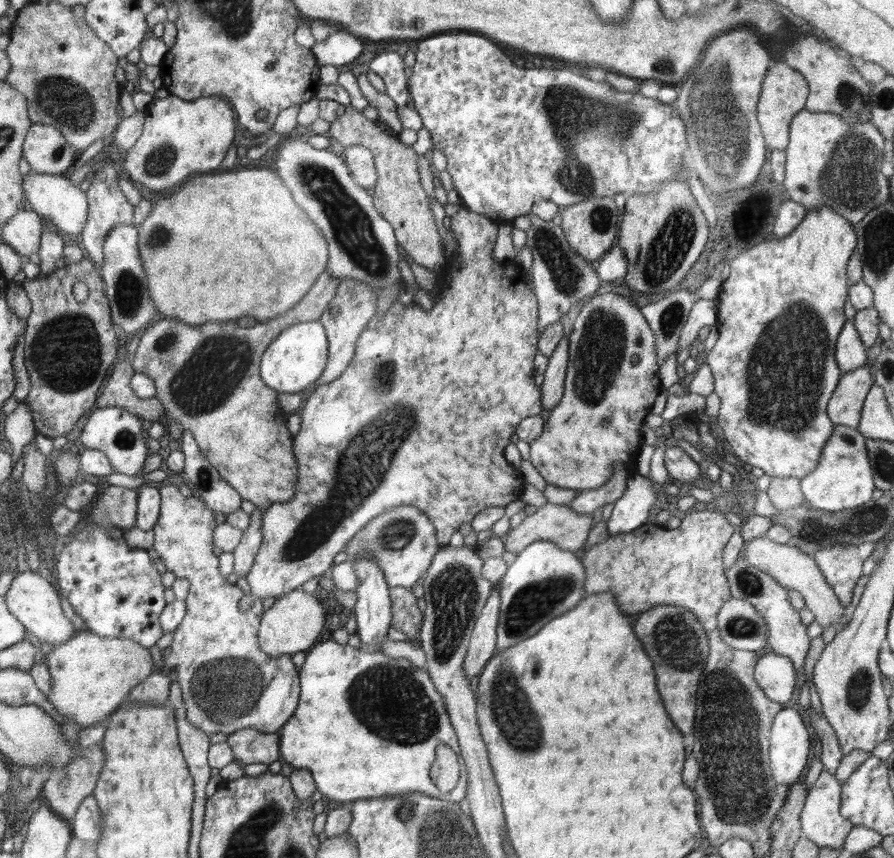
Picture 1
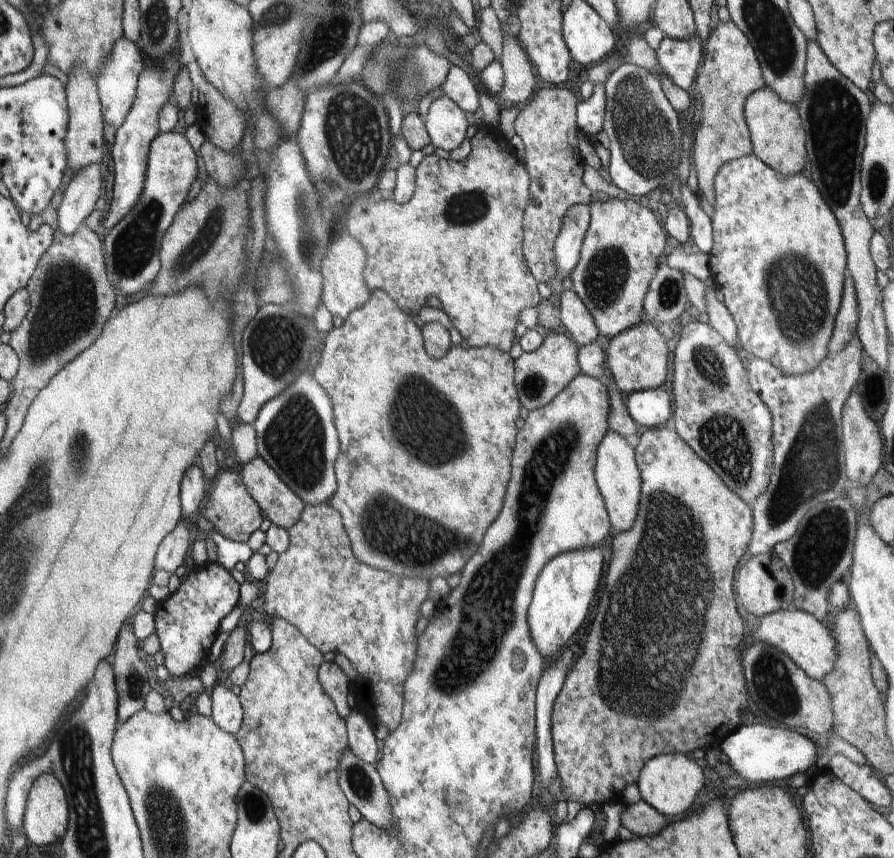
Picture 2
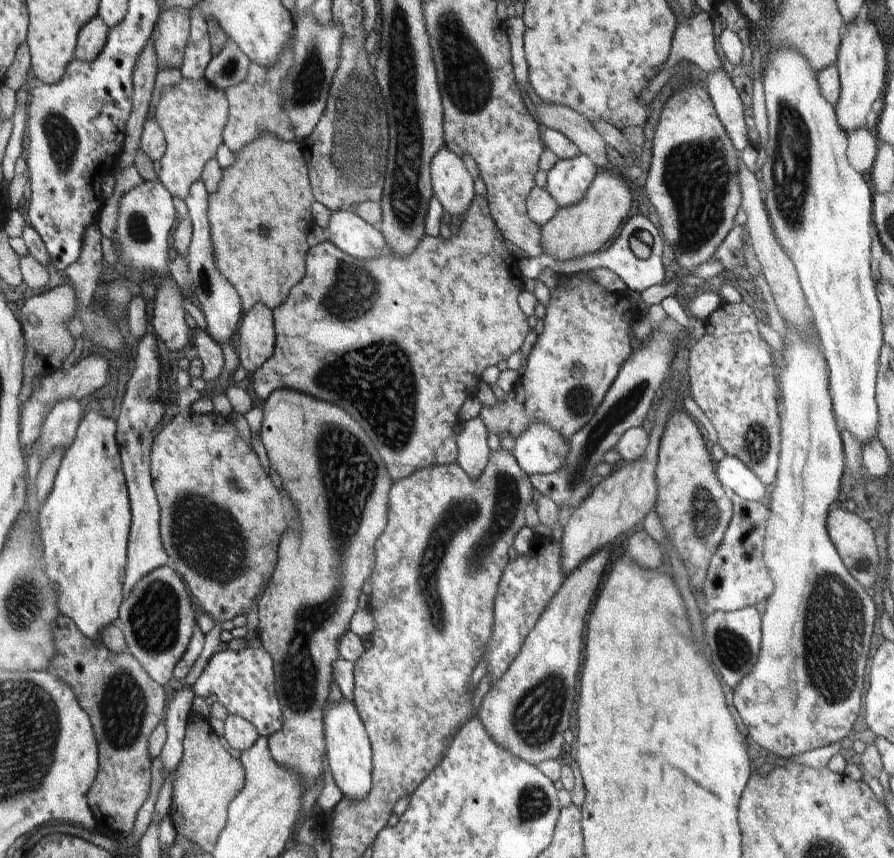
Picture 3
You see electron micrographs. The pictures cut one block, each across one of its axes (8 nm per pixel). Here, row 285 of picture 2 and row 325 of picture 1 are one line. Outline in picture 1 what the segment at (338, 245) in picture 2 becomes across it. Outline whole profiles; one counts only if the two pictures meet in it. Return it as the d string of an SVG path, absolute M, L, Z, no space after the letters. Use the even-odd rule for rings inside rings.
M354 278L346 279L338 285L334 299L319 319L329 341L329 351L325 370L321 377L315 381L316 386L336 380L336 377L341 376L342 372L348 368L352 358L354 358L358 338L366 329L370 318L373 318L378 310L377 301L376 289L366 283L356 281Z

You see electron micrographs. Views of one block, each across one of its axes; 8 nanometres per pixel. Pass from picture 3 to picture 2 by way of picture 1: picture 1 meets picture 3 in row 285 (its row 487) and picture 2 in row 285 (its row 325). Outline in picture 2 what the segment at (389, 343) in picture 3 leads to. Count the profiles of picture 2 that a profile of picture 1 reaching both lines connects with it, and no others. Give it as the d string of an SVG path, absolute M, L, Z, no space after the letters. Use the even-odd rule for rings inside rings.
M480 127L477 134L472 138L471 152L468 158L464 161L452 161L439 158L431 155L424 157L421 164L415 168L415 192L413 197L407 204L397 204L393 199L386 201L374 202L368 198L360 198L356 200L346 214L347 232L354 236L365 249L367 253L366 269L364 270L364 281L370 291L382 290L386 292L394 302L400 306L402 311L406 313L417 313L427 304L430 296L436 296L442 306L444 312L450 316L450 322L456 327L456 330L462 335L464 340L468 342L470 347L490 346L508 352L514 345L512 339L515 336L515 327L518 323L518 314L525 307L536 307L543 302L539 294L539 283L534 279L526 265L523 256L523 215L525 214L526 206L529 204L530 194L529 173L526 171L524 164L508 146L505 140L494 140L489 136L486 127Z

